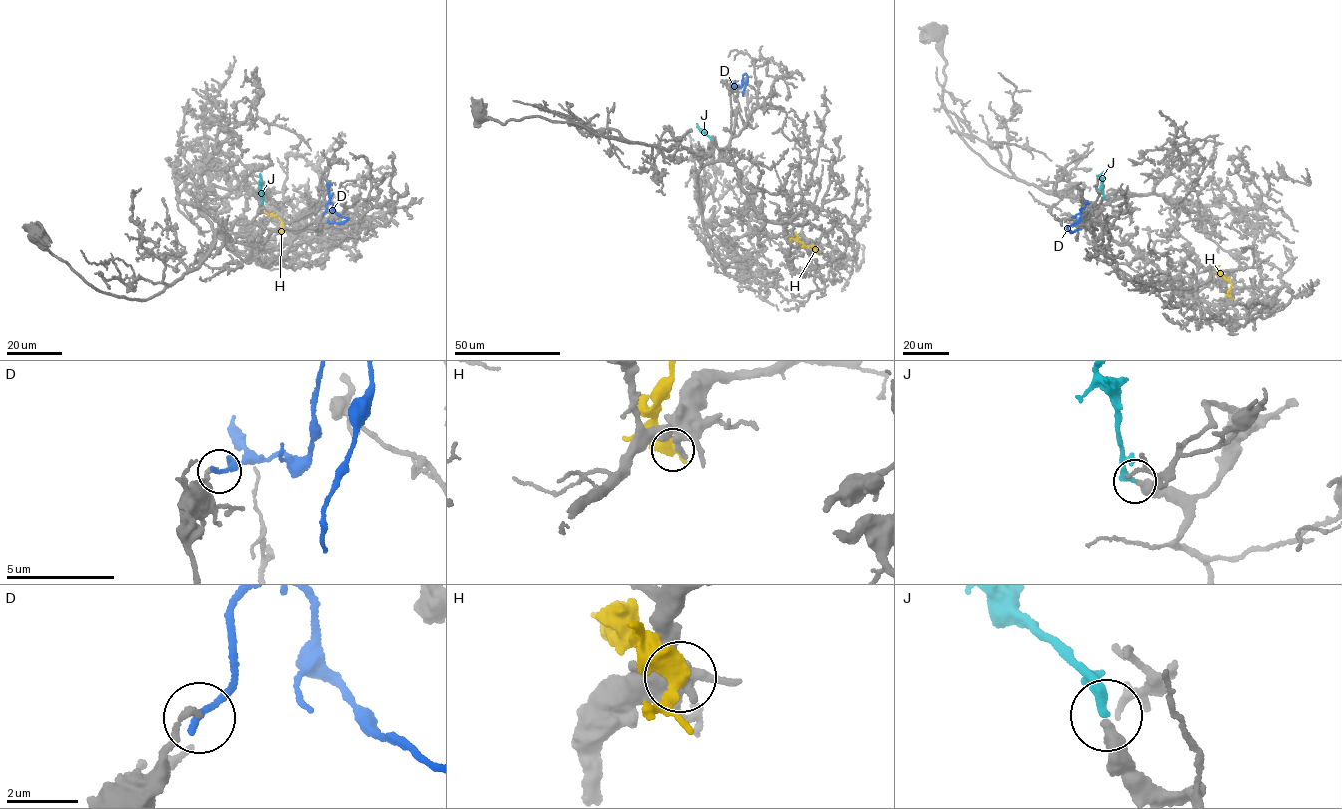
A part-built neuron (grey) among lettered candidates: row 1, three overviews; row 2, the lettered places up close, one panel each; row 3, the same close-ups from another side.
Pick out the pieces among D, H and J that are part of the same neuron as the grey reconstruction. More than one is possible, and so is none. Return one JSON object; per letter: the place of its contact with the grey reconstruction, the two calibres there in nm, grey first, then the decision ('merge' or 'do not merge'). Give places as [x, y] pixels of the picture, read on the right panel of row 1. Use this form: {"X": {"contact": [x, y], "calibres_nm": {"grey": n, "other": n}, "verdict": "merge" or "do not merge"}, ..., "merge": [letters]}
{"D": {"contact": [1073, 217], "calibres_nm": {"grey": 180, "other": 200}, "verdict": "do not merge"}, "H": {"contact": [1230, 296], "calibres_nm": {"grey": 420, "other": 360}, "verdict": "do not merge"}, "J": {"contact": [1104, 198], "calibres_nm": {"grey": 380, "other": 320}, "verdict": "merge"}, "merge": ["J"]}

